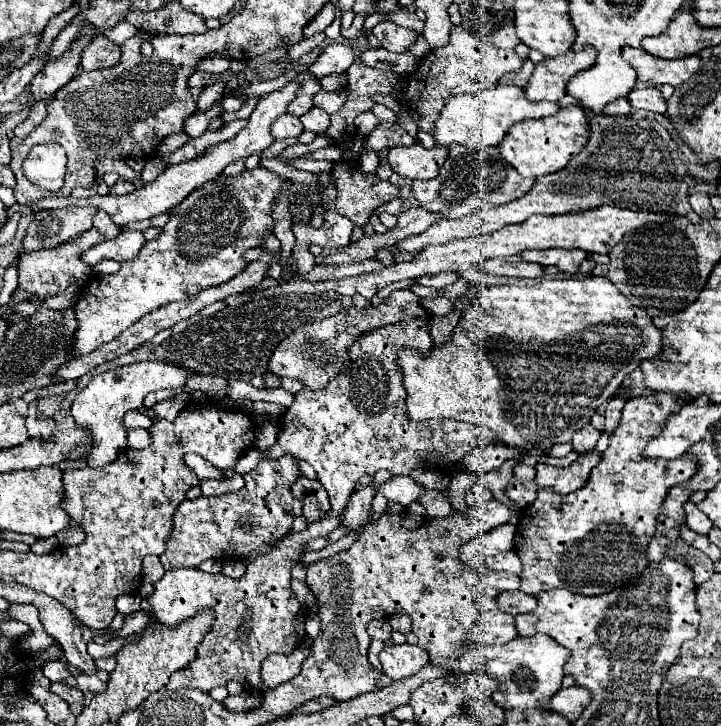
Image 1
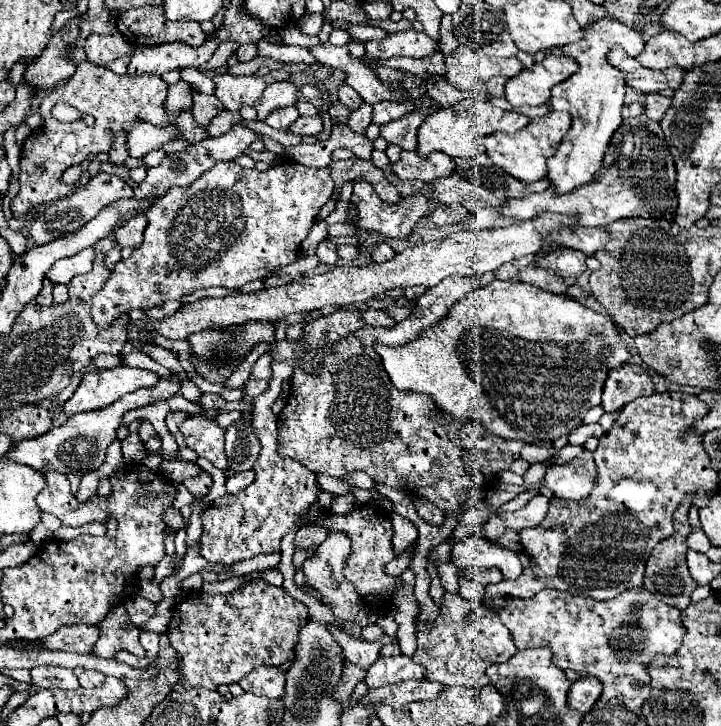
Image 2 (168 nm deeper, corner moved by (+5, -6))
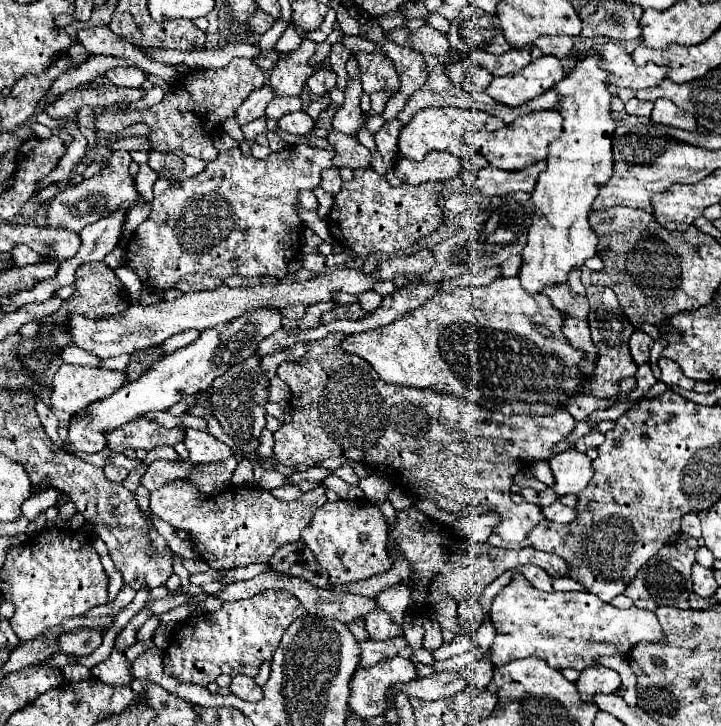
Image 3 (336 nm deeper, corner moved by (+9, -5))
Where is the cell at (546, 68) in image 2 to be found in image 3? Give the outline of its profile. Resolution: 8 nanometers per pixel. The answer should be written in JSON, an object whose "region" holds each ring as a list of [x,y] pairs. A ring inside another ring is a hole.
{"region":[[[542,56],[530,62],[524,70],[510,76],[494,78],[486,94],[504,106],[522,106],[524,102],[544,94],[564,78],[564,68],[558,58]]]}

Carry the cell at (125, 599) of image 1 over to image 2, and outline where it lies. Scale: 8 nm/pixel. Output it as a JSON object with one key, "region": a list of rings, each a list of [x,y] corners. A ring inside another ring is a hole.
{"region":[[[116,605],[100,623],[100,639],[96,641],[92,653],[100,655],[100,659],[110,659],[124,649],[134,653],[136,657],[144,657],[146,651],[142,649],[138,637],[140,629],[130,621],[126,607]]]}

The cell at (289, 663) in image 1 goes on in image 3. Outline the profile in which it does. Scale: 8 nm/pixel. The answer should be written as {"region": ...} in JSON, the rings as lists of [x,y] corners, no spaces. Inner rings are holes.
{"region":[[[234,676],[230,692],[246,702],[258,702],[262,698],[262,688],[248,676]]]}

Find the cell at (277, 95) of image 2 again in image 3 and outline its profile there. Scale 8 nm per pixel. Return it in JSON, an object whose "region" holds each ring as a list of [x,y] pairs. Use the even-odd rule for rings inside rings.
{"region":[[[304,39],[298,50],[284,54],[276,62],[274,70],[270,72],[270,86],[274,88],[274,94],[300,96],[306,80],[316,72],[316,68],[308,64],[315,53],[316,44],[310,39]]]}

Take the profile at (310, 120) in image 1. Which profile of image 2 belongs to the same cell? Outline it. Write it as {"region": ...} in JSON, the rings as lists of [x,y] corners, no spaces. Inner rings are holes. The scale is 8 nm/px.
{"region":[[[298,117],[292,125],[290,131],[296,135],[318,135],[322,131],[322,119],[316,117]]]}

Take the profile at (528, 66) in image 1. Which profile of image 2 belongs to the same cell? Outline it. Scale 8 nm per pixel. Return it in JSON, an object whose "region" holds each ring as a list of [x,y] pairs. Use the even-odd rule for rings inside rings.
{"region":[[[492,77],[488,81],[488,93],[492,97],[496,97],[496,99],[504,99],[504,87],[506,87],[506,83],[508,83],[508,79],[504,79],[504,77]]]}

